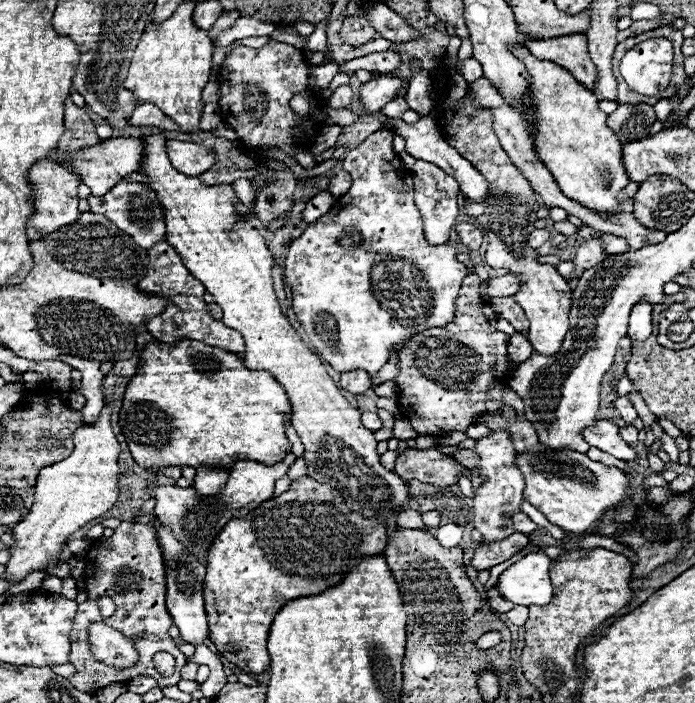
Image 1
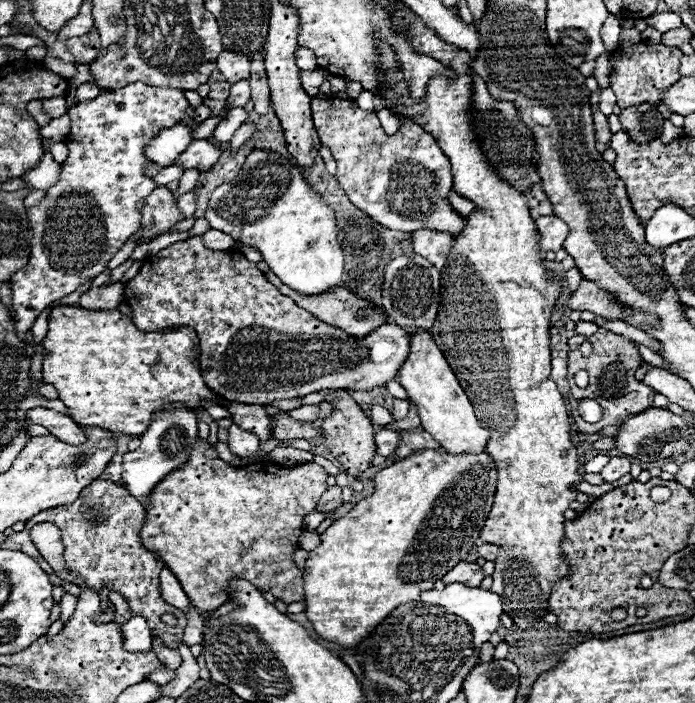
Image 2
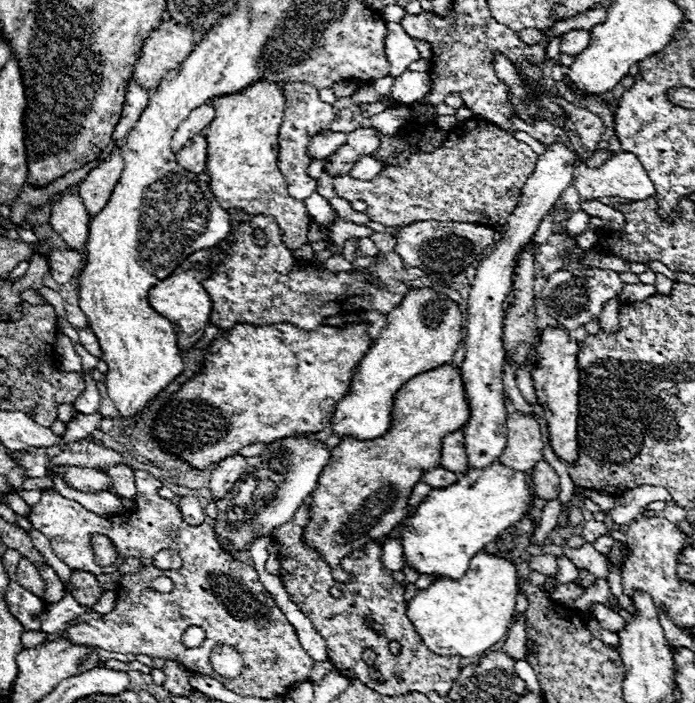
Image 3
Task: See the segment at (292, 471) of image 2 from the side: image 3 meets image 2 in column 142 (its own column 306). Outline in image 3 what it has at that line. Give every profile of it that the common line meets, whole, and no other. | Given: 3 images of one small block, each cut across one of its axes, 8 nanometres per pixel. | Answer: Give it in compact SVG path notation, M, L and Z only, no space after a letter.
M446 364L442 368L424 372L422 376L414 376L414 380L408 380L398 390L398 396L394 396L392 424L386 436L380 436L378 440L356 440L348 436L342 438L342 442L332 450L330 464L326 464L326 468L322 470L318 488L308 498L310 520L304 528L306 546L314 548L330 566L338 566L342 558L346 558L354 550L360 550L366 542L388 536L408 516L408 496L414 484L420 482L420 472L440 466L444 436L460 430L468 422L468 418L470 408L466 404L464 384L458 368Z

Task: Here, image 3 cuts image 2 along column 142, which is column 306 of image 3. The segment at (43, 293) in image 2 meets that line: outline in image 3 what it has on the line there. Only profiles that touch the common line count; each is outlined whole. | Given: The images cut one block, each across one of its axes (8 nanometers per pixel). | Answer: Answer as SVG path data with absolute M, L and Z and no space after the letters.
M304 82L286 84L284 96L286 96L286 108L284 108L284 120L280 126L278 170L282 172L282 176L288 184L290 196L294 196L296 200L306 200L316 190L316 182L306 174L306 168L312 162L312 158L308 156L308 144L314 134L330 128L330 122L334 120L334 110L330 104L326 104L318 98L318 90L314 86L304 84Z

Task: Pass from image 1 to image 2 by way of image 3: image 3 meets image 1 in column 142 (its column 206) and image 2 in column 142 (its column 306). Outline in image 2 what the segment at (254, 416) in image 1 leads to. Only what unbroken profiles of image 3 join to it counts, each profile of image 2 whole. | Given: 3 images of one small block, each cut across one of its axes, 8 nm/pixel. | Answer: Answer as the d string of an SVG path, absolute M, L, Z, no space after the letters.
M54 306L48 316L48 334L42 340L44 382L54 384L70 418L80 426L98 426L110 432L140 436L152 414L170 402L184 402L200 410L200 402L224 400L204 384L194 342L184 330L142 332L120 310L86 310Z

